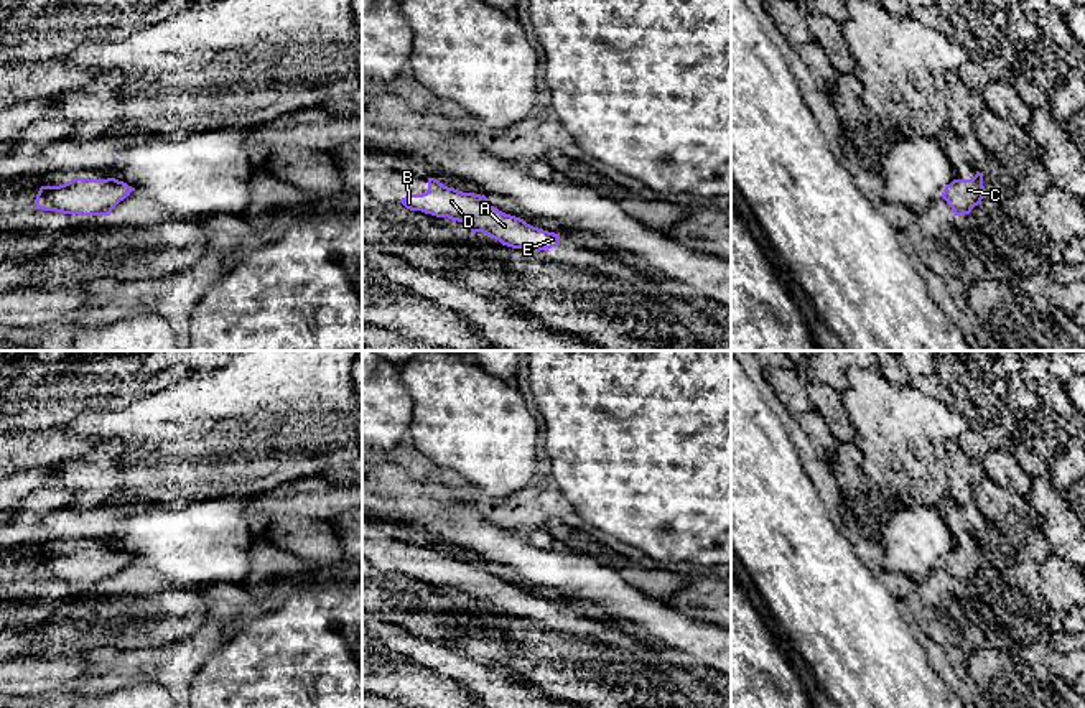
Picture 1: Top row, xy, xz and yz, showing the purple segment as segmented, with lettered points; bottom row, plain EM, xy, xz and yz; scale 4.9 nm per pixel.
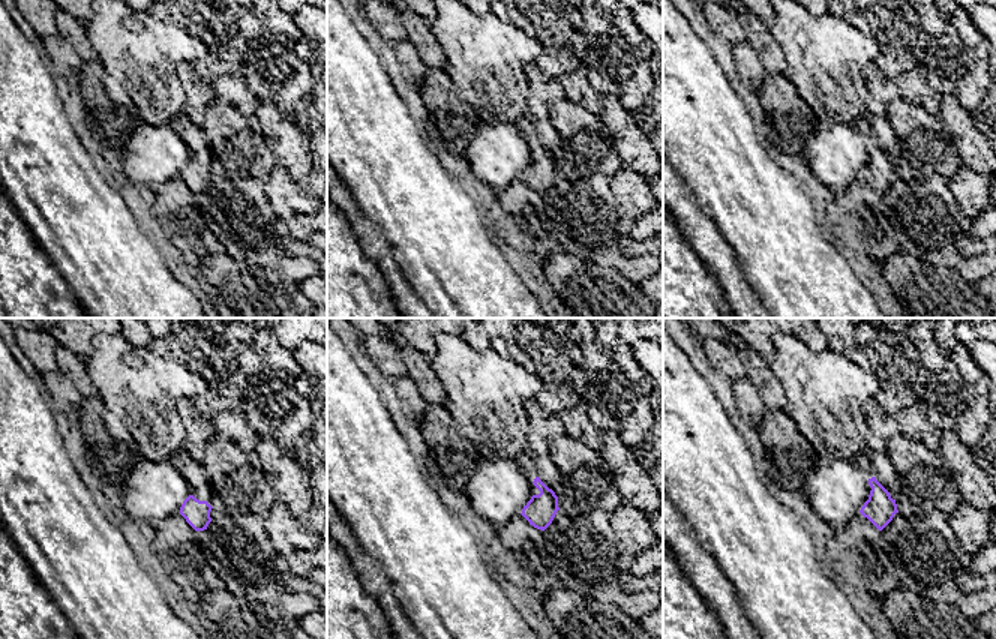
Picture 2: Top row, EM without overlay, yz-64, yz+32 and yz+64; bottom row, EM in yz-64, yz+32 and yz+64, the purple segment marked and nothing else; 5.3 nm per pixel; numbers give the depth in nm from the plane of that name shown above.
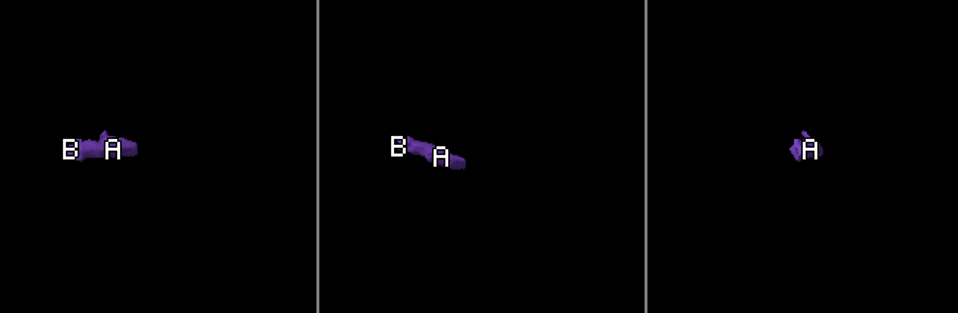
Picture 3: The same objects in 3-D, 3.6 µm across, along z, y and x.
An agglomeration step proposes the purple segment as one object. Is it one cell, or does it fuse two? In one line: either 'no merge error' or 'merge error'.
no merge error

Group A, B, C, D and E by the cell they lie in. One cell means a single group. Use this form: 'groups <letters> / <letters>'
groups A B C D E

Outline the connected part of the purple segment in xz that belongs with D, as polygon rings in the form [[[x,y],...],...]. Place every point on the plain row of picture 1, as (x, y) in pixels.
[[[428,547],[425,561],[410,563],[400,570],[410,580],[464,591],[473,603],[482,601],[512,617],[537,622],[560,614],[560,603],[533,596],[491,575],[486,565],[448,557],[435,547]]]

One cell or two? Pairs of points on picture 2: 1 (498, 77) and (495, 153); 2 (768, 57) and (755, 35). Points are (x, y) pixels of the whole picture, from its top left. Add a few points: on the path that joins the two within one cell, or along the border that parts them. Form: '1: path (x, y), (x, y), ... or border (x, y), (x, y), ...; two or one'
1: border (513, 123), (483, 125); two
2: path (768, 51), (761, 41); one

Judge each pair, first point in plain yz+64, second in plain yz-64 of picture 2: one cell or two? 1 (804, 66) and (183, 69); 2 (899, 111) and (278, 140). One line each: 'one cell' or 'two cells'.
1: two cells
2: two cells

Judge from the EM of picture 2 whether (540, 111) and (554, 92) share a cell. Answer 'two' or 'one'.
one

